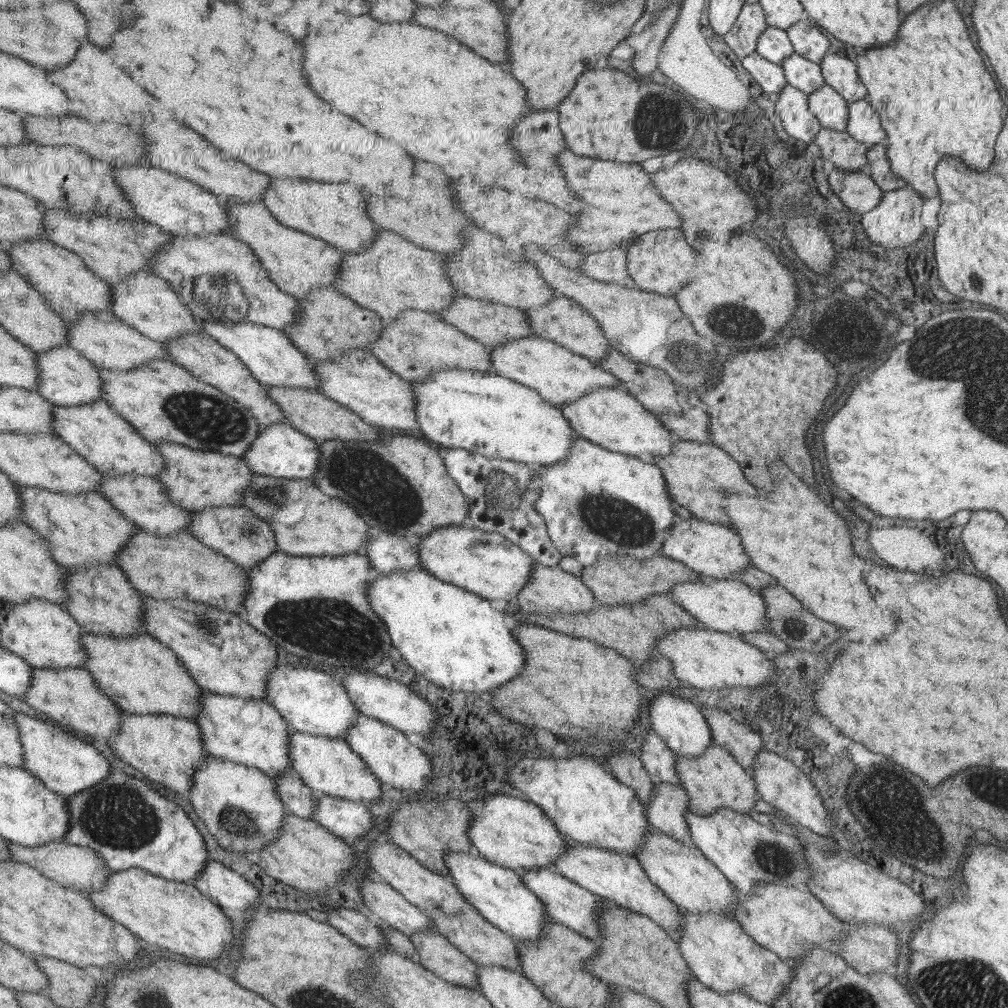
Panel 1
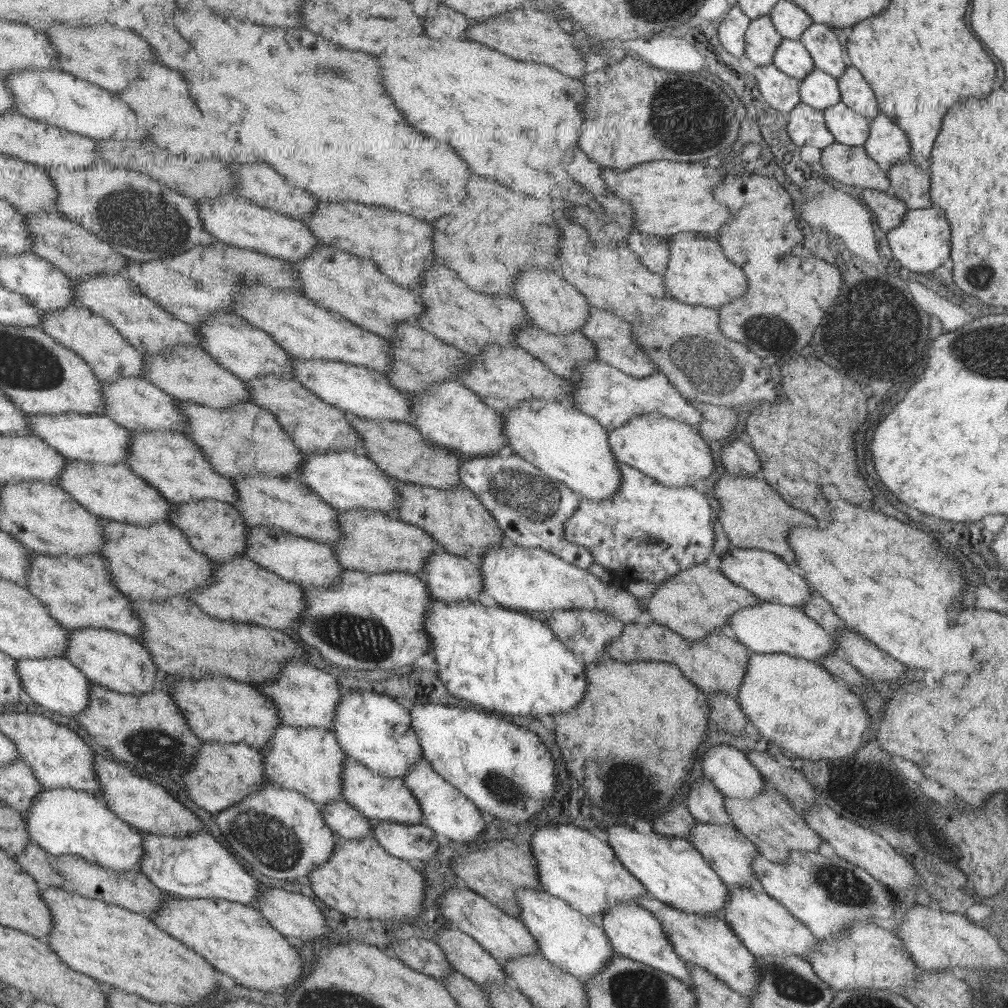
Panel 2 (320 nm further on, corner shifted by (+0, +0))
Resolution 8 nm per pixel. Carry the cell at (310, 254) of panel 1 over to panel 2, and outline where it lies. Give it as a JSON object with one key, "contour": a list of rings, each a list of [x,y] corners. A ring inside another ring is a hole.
{"contour":[[[318,243],[309,257],[293,266],[304,286],[303,296],[381,338],[396,334],[396,322],[413,323],[424,312],[422,298],[415,290],[400,287],[381,274],[375,263],[354,254]]]}

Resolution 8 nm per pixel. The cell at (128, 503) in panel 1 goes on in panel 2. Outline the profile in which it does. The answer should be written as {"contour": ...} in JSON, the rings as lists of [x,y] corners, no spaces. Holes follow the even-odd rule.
{"contour":[[[209,498],[197,501],[171,502],[172,510],[168,514],[169,524],[177,527],[189,544],[211,560],[222,562],[244,554],[248,527],[238,510],[230,503],[219,502]]]}

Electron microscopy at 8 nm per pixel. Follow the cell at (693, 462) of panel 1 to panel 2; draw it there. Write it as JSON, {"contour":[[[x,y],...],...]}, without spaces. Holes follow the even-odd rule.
{"contour":[[[727,472],[719,477],[713,492],[720,506],[718,522],[727,535],[730,547],[764,550],[776,554],[790,567],[794,564],[796,554],[786,539],[788,530],[792,526],[810,526],[811,528],[817,526],[812,515],[790,507],[779,493],[760,477]]]}

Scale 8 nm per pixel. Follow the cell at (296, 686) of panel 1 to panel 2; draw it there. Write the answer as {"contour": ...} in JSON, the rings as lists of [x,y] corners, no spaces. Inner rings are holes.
{"contour":[[[360,691],[340,695],[340,702],[334,710],[334,726],[331,732],[347,757],[368,767],[374,774],[385,777],[402,778],[408,774],[423,752],[417,742],[417,734],[410,726],[410,710],[393,701],[386,694]]]}

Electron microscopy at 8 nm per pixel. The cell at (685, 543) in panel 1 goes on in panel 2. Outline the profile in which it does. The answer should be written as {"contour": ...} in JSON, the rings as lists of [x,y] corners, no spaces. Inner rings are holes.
{"contour":[[[729,547],[729,552],[720,560],[719,572],[734,585],[752,592],[761,601],[800,608],[811,600],[809,583],[782,558],[764,550]]]}

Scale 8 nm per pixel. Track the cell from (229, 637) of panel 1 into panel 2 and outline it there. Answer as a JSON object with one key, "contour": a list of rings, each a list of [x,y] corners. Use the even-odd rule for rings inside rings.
{"contour":[[[290,659],[283,663],[283,669],[275,681],[268,684],[253,684],[255,690],[265,695],[275,706],[278,717],[285,726],[315,727],[332,730],[334,710],[340,702],[337,678],[324,673],[299,659]]]}

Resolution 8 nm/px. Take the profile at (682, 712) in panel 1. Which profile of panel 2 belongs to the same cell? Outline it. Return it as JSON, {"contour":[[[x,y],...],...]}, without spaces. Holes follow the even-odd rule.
{"contour":[[[713,744],[701,754],[701,774],[723,795],[753,798],[765,780],[746,754],[727,744]]]}

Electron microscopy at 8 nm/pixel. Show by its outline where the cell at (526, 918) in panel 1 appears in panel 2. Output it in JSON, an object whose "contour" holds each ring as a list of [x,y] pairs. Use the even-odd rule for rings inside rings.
{"contour":[[[518,888],[514,897],[521,922],[534,936],[539,953],[553,966],[573,975],[582,983],[588,982],[594,974],[600,972],[612,955],[616,954],[601,924],[570,907],[563,899],[535,888]]]}

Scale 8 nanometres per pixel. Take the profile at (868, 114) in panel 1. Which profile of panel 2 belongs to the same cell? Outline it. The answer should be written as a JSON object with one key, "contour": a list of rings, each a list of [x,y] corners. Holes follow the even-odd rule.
{"contour":[[[880,112],[870,120],[867,139],[862,144],[868,158],[884,171],[898,161],[909,160],[909,141],[901,128]]]}

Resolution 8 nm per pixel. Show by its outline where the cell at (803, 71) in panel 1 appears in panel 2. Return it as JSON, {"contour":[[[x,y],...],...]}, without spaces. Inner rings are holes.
{"contour":[[[814,68],[799,81],[800,102],[814,108],[825,110],[840,101],[836,79]]]}

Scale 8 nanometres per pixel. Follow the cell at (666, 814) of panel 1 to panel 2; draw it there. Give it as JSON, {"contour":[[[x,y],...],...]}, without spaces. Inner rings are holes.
{"contour":[[[694,820],[694,825],[690,828],[689,842],[700,851],[728,888],[736,886],[760,888],[756,874],[752,873],[752,858],[759,852],[756,846],[743,834],[737,832],[731,824],[711,824]]]}

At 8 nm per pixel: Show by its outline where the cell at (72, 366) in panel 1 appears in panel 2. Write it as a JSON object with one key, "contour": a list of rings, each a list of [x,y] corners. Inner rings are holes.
{"contour":[[[123,376],[115,382],[100,381],[105,399],[104,414],[119,426],[128,430],[169,430],[179,433],[186,428],[186,416],[175,404],[175,396],[162,391],[145,378]]]}

